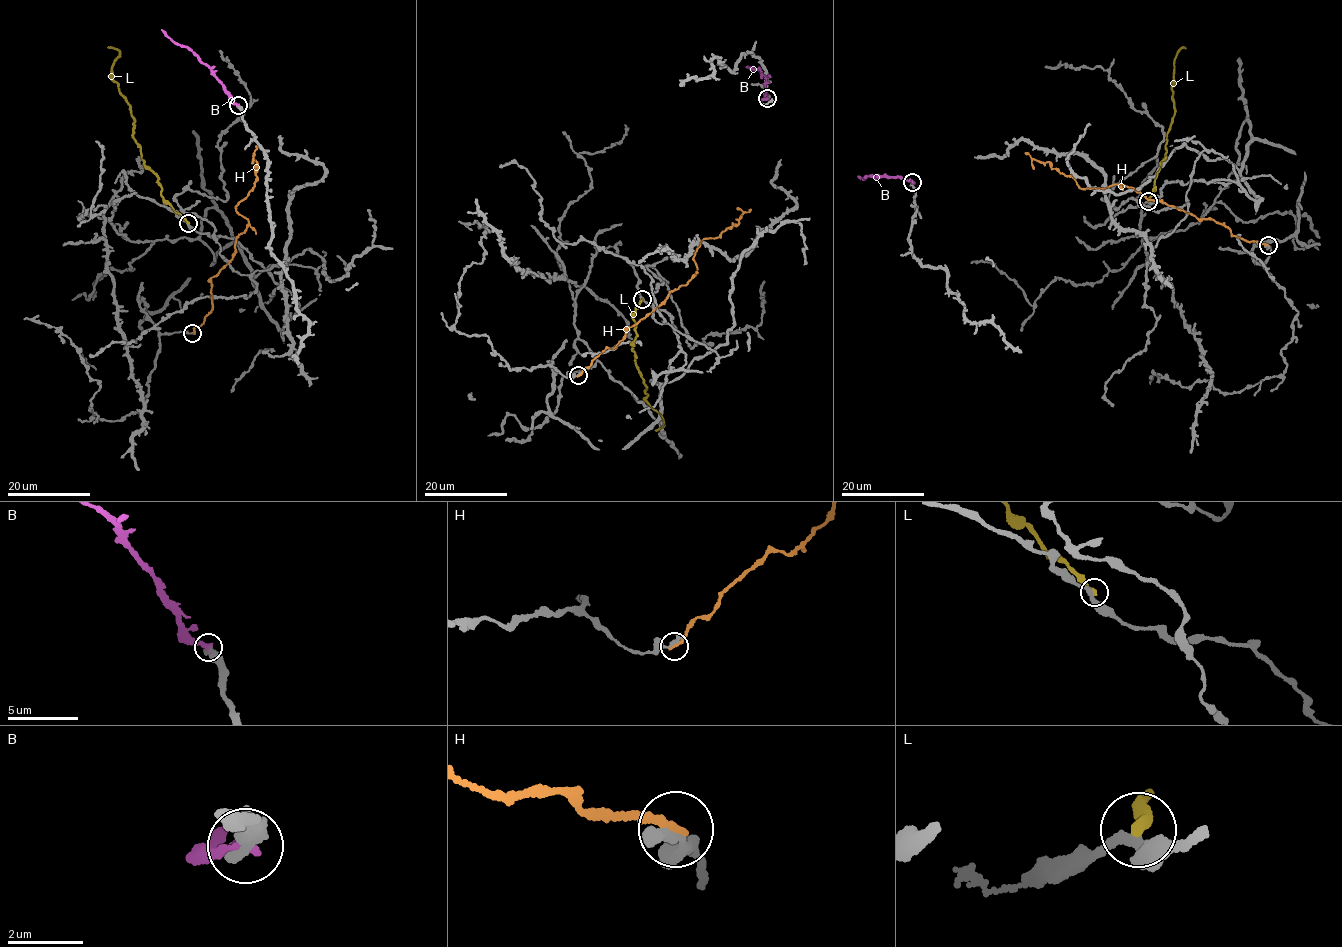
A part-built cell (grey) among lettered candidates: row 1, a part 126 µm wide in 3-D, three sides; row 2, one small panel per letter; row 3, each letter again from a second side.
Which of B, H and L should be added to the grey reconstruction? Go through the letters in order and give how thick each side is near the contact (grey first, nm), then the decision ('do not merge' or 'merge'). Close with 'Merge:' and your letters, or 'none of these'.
B: 440/280 nm | merge
H: 360/240 nm | do not merge
L: 320/300 nm | do not merge
Merge: B

